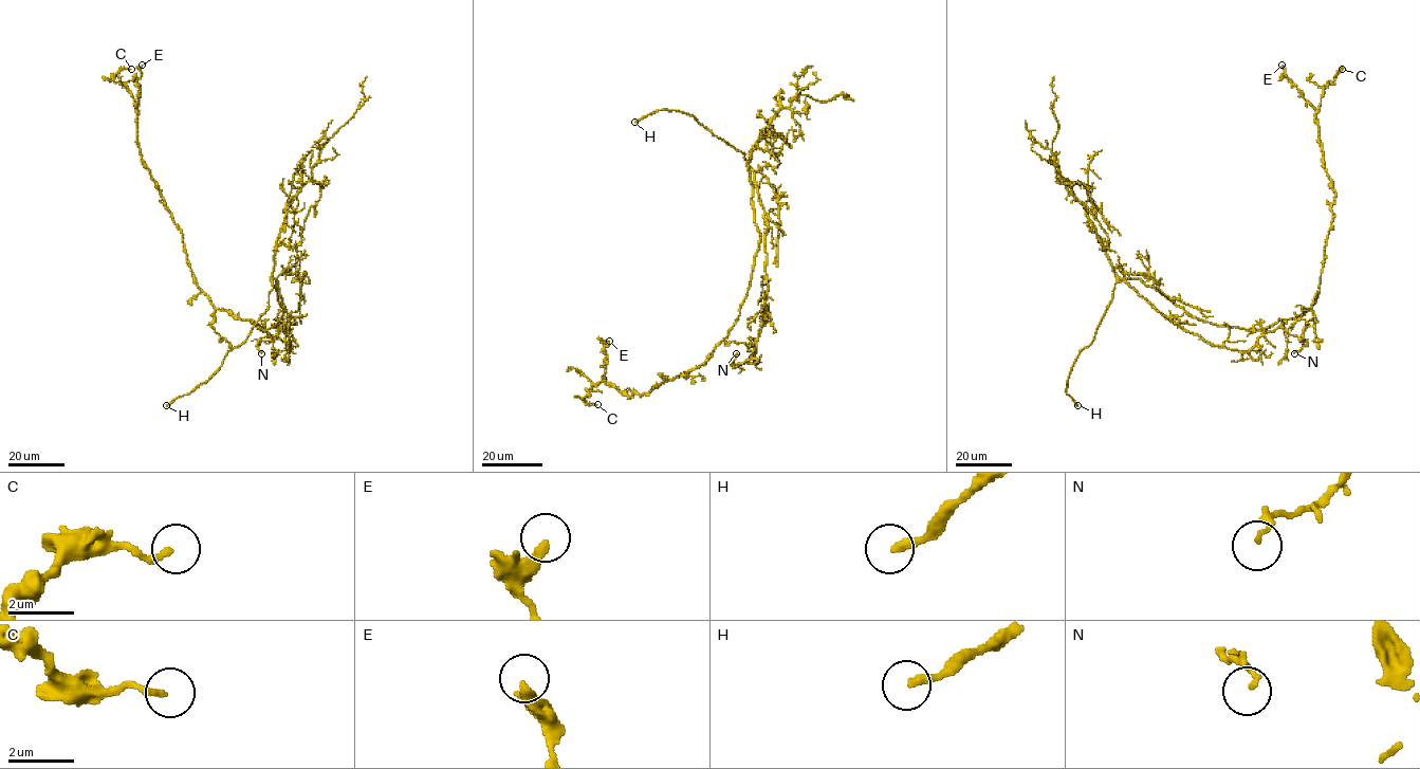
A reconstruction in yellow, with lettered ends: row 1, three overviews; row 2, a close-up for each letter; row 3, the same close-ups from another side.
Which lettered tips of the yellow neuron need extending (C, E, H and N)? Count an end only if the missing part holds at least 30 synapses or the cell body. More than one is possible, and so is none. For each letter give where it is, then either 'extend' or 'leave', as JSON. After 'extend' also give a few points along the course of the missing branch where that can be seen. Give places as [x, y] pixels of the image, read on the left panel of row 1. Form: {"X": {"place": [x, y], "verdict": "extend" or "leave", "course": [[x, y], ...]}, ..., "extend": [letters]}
{"C": {"place": [131, 69], "verdict": "leave"}, "E": {"place": [142, 65], "verdict": "leave"}, "H": {"place": [166, 405], "verdict": "extend", "course": [[166, 405], [149, 409], [124, 443]]}, "N": {"place": [261, 353], "verdict": "leave"}, "extend": ["H"]}

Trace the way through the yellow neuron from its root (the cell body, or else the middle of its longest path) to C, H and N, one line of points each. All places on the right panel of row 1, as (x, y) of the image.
C: (1238, 327), (1256, 331), (1297, 318), (1319, 290), (1335, 193), (1316, 110), (1342, 69)
H: (1238, 327), (1193, 318), (1139, 279), (1120, 279), (1094, 339), (1080, 352), (1069, 373), (1066, 392), (1077, 405)
N: (1238, 327), (1193, 318), (1139, 279), (1120, 279), (1214, 345), (1249, 351), (1282, 327), (1304, 337), (1294, 353)

